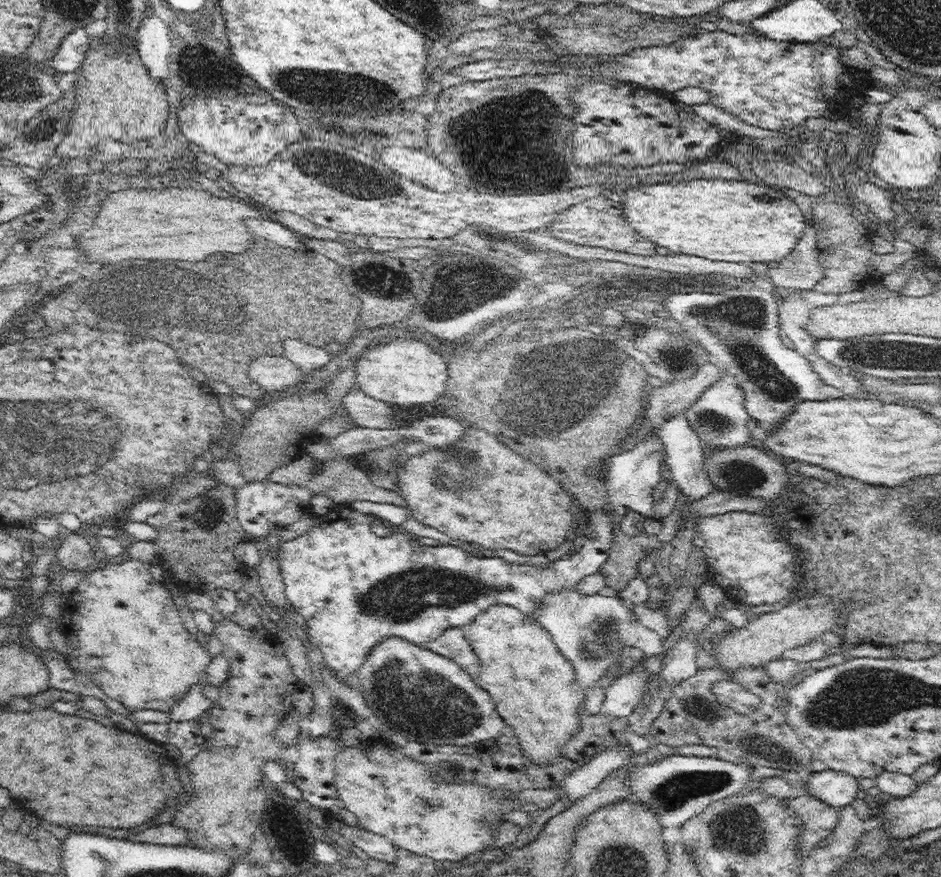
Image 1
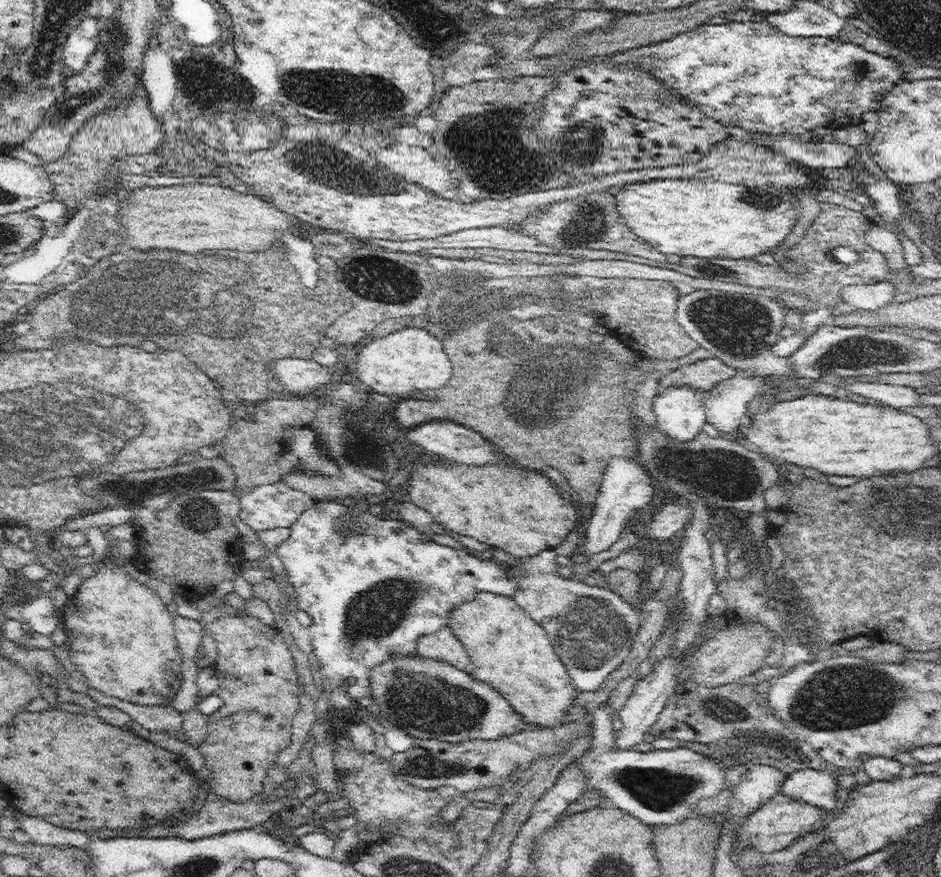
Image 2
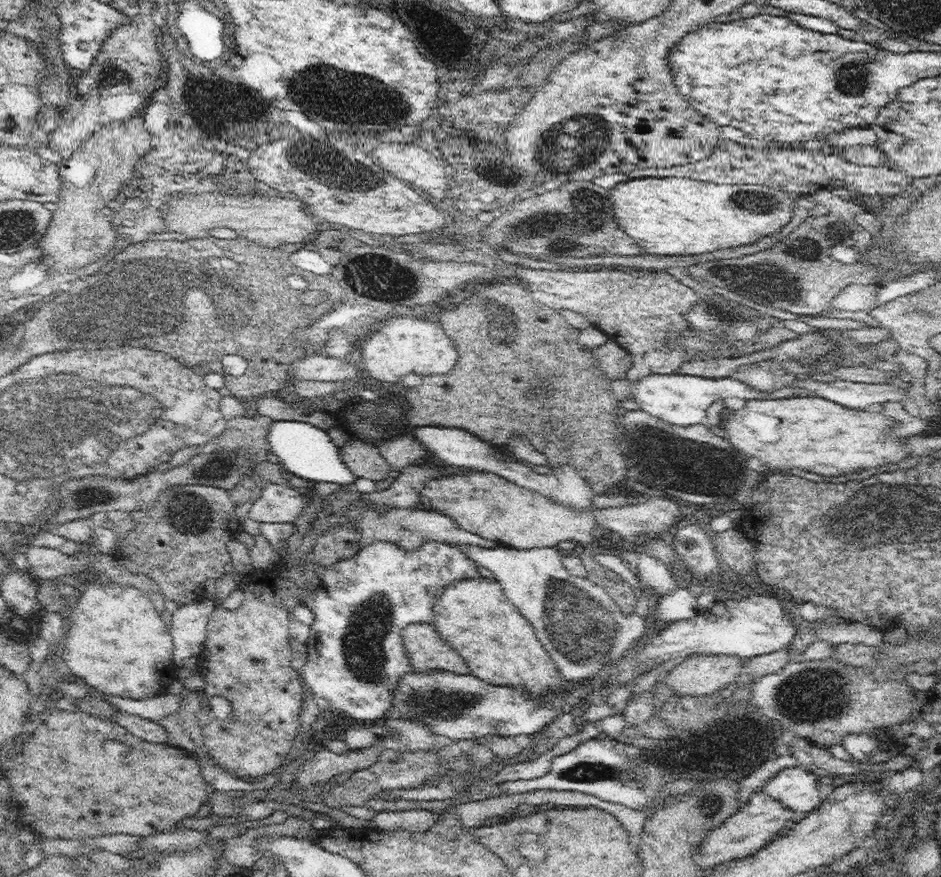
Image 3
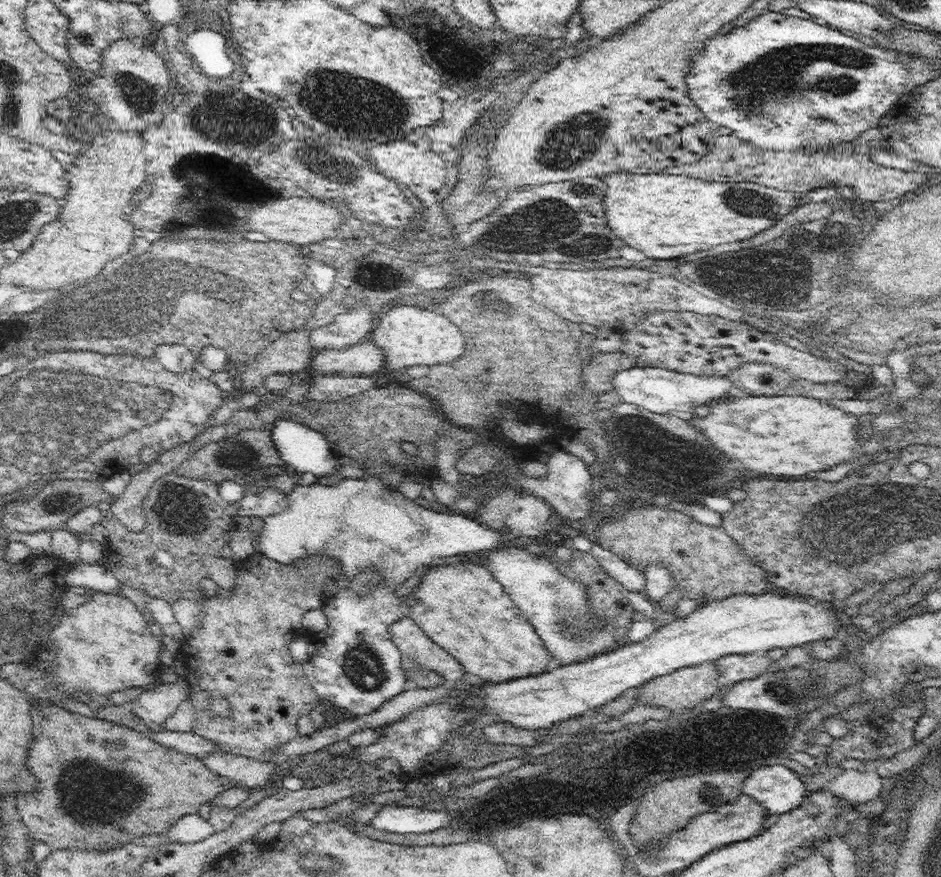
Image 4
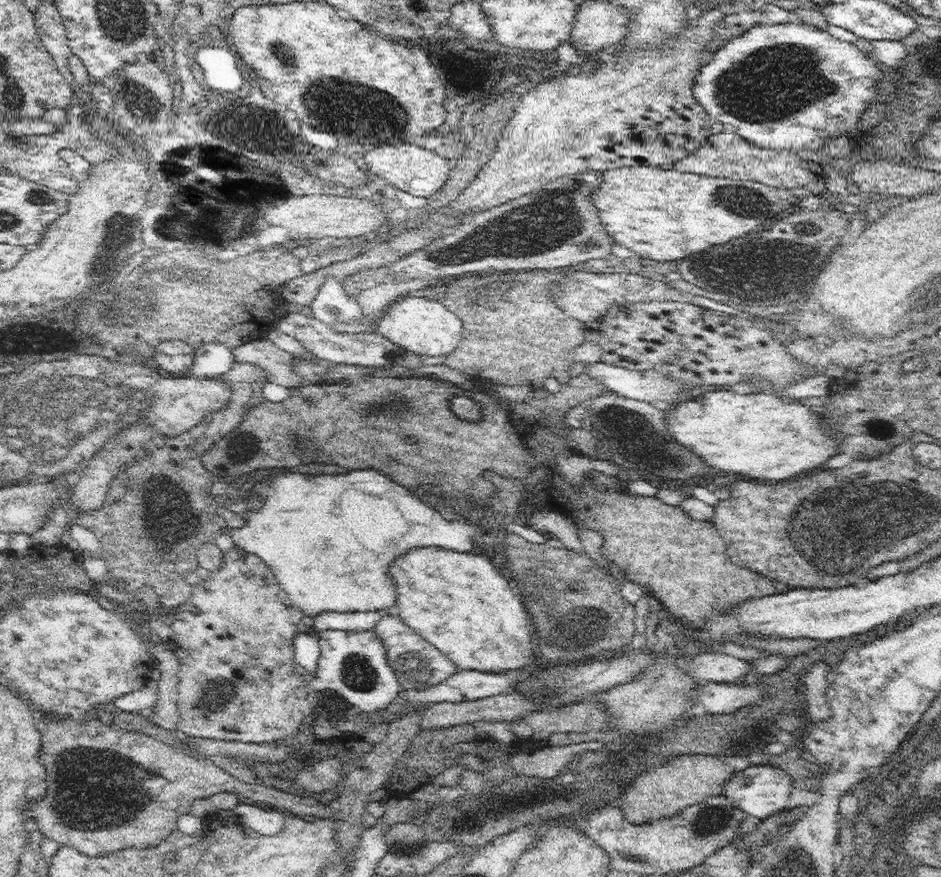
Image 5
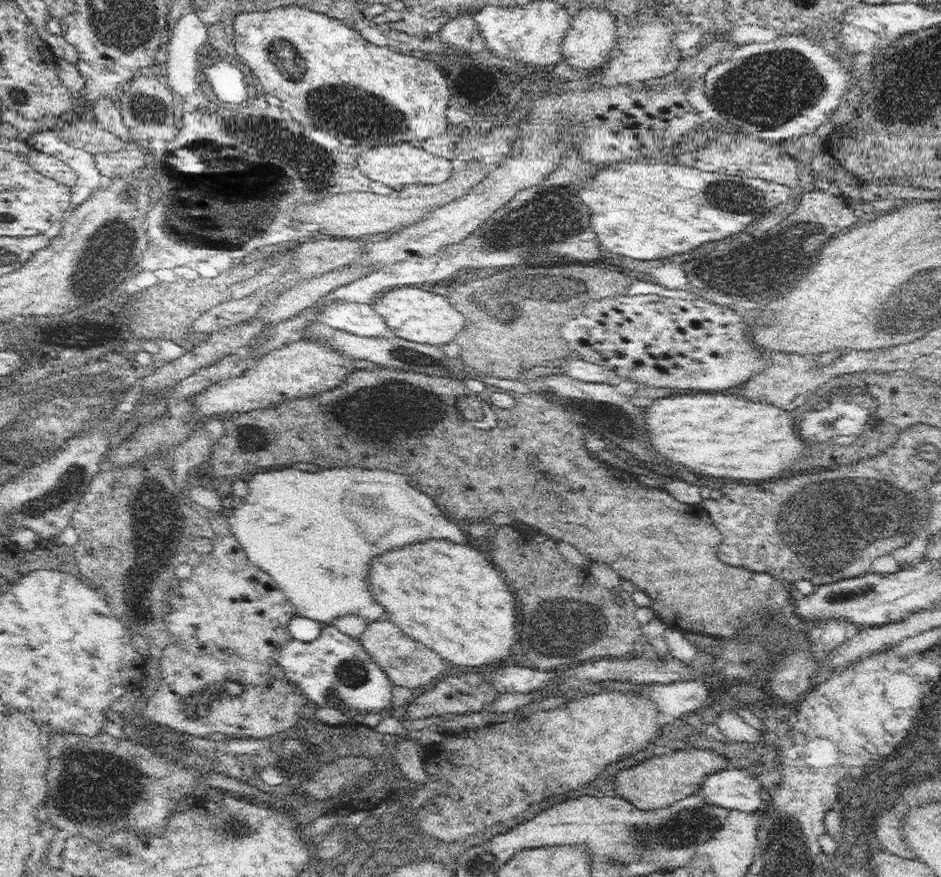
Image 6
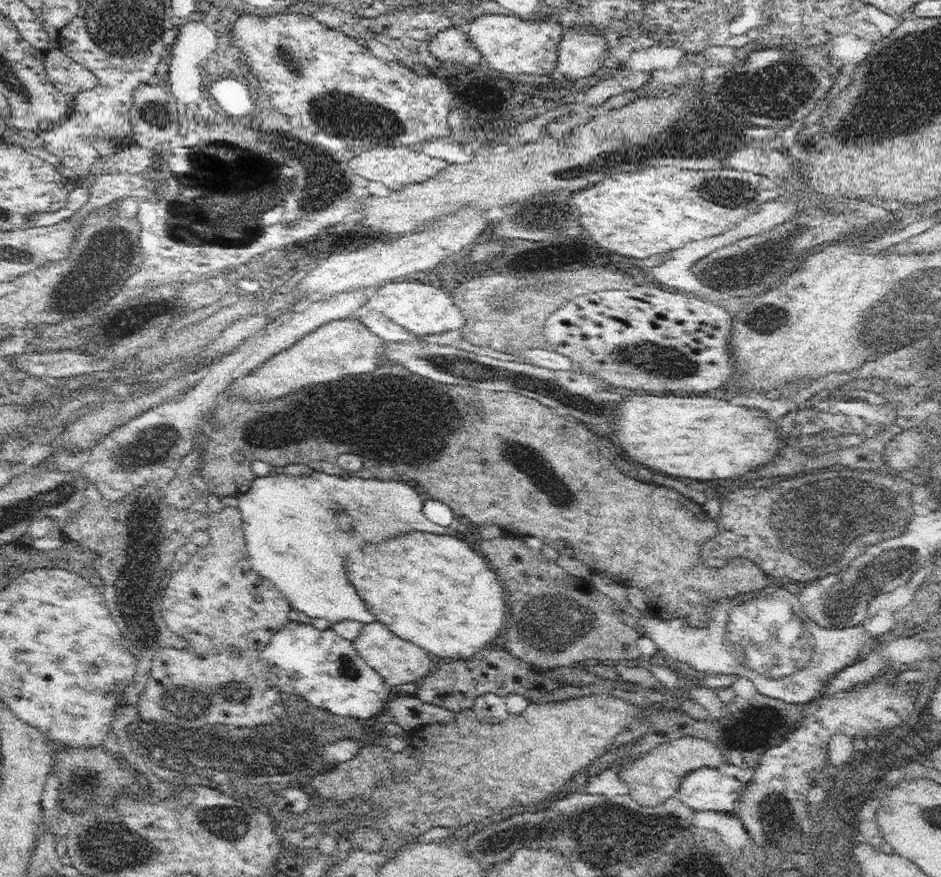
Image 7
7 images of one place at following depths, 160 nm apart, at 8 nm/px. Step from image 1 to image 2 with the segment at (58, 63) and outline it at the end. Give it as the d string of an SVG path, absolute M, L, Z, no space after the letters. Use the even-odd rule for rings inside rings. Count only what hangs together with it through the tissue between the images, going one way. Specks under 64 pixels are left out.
M86 19L71 32L64 43L62 62L76 73L86 67L92 52L96 50L99 22L101 19Z

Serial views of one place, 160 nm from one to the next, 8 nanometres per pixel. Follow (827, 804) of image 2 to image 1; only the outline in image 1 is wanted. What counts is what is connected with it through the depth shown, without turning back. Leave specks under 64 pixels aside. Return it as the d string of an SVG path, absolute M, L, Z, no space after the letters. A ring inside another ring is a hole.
M826 769L809 777L808 787L812 795L836 807L854 804L860 794L860 782L852 773Z

